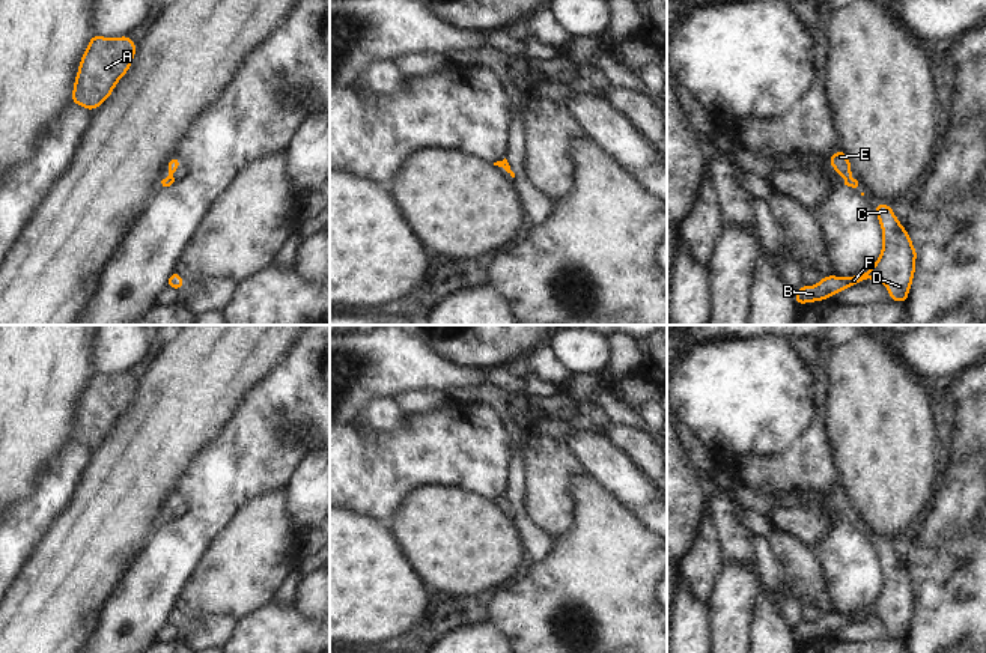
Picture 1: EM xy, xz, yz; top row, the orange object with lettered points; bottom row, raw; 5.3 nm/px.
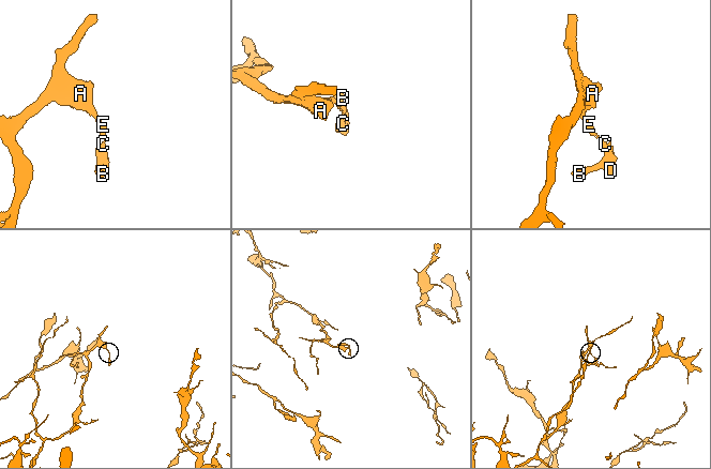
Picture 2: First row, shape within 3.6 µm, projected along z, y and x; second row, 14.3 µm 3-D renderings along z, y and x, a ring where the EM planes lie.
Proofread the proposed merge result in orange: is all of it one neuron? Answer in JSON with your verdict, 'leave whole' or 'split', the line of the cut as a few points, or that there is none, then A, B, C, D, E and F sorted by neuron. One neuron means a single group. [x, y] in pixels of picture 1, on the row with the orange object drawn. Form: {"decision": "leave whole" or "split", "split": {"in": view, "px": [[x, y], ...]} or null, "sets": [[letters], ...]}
{"decision": "leave whole", "split": null, "sets": [["A", "B", "C", "D", "E", "F"]]}

